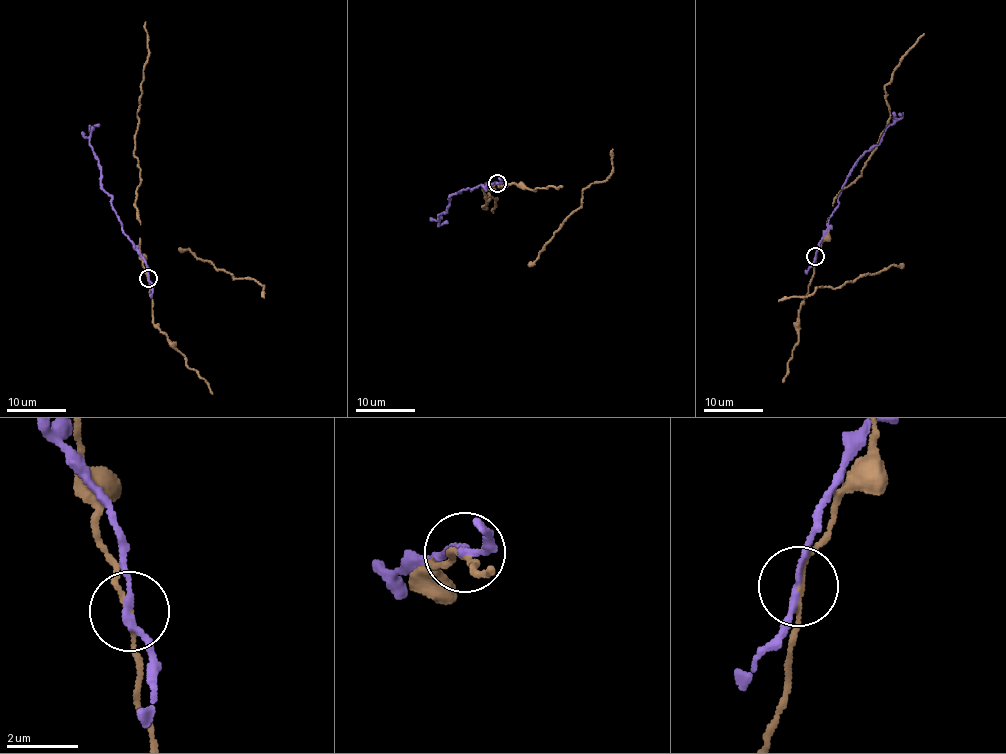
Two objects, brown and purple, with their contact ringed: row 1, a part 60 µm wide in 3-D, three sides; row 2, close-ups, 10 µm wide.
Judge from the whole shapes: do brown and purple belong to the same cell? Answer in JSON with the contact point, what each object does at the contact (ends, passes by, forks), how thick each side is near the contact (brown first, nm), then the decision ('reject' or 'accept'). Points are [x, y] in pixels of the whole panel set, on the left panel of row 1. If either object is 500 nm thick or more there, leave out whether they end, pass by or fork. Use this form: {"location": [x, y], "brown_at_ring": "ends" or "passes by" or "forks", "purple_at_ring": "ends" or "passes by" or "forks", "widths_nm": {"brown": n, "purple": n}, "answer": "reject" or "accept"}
{"location": [148, 278], "brown_at_ring": "passes by", "purple_at_ring": "passes by", "widths_nm": {"brown": 130, "purple": 180}, "answer": "reject"}

